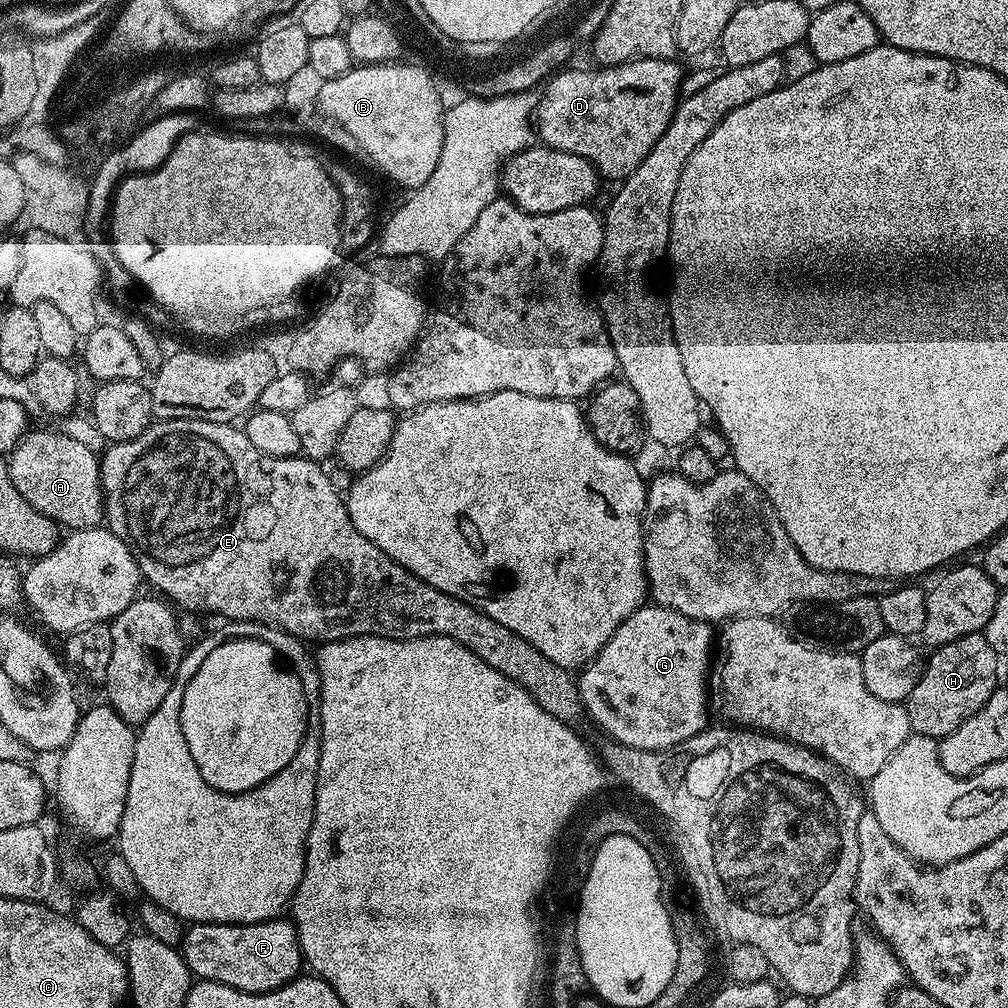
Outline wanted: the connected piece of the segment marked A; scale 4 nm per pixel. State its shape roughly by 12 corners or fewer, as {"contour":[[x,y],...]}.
{"contour":[[29,431],[14,490],[68,530],[105,519],[98,456]]}

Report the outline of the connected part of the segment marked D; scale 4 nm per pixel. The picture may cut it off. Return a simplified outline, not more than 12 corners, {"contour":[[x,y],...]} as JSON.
{"contour":[[675,59],[572,67],[535,135],[623,182],[682,99]]}

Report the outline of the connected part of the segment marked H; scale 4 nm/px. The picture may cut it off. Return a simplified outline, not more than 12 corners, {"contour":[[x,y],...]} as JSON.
{"contour":[[983,632],[927,657],[906,707],[915,735],[943,738],[996,692]]}

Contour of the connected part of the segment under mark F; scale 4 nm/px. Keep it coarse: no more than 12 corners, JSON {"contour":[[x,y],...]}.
{"contour":[[193,924],[193,977],[272,992],[301,975],[296,925]]}

